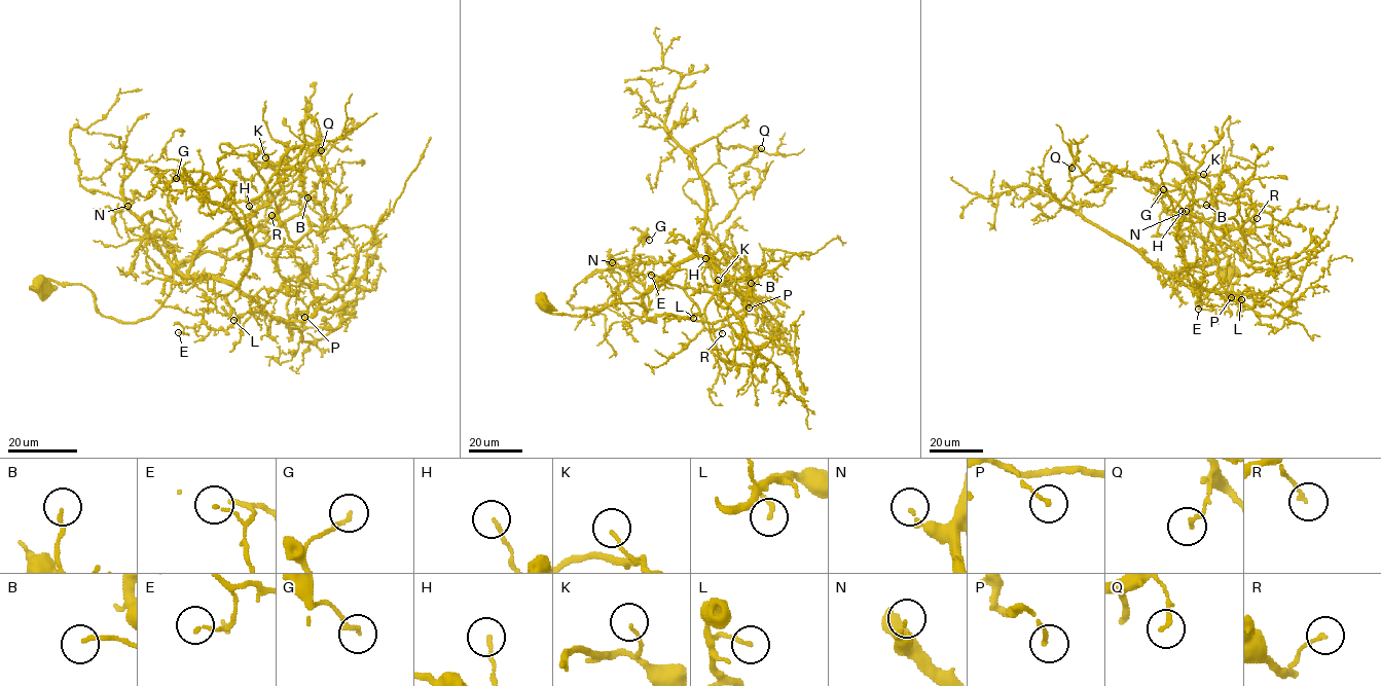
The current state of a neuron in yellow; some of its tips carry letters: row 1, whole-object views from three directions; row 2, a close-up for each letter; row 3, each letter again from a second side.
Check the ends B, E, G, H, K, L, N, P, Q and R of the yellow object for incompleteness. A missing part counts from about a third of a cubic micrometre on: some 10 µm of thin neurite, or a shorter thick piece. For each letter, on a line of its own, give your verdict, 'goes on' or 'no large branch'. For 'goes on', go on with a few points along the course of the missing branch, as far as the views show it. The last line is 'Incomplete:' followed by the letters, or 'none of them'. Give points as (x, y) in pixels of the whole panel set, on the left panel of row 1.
B: no large branch
E: no large branch
G: no large branch
H: goes on | (249, 206), (249, 199), (258, 206), (260, 222), (256, 226), (249, 217), (241, 217), (216, 203)
K: no large branch
L: no large branch
N: no large branch
P: no large branch
Q: no large branch
R: no large branch
Incomplete: H

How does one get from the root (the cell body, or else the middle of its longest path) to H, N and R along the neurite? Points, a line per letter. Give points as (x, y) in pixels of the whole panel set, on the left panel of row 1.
H: (43, 285), (79, 283), (103, 316), (148, 319), (171, 291), (169, 254), (185, 275), (249, 206)
N: (43, 285), (79, 283), (103, 316), (148, 319), (171, 291), (174, 251), (167, 259), (128, 206)
R: (43, 285), (79, 283), (103, 316), (148, 319), (171, 291), (172, 250), (185, 275), (211, 235), (271, 215)

